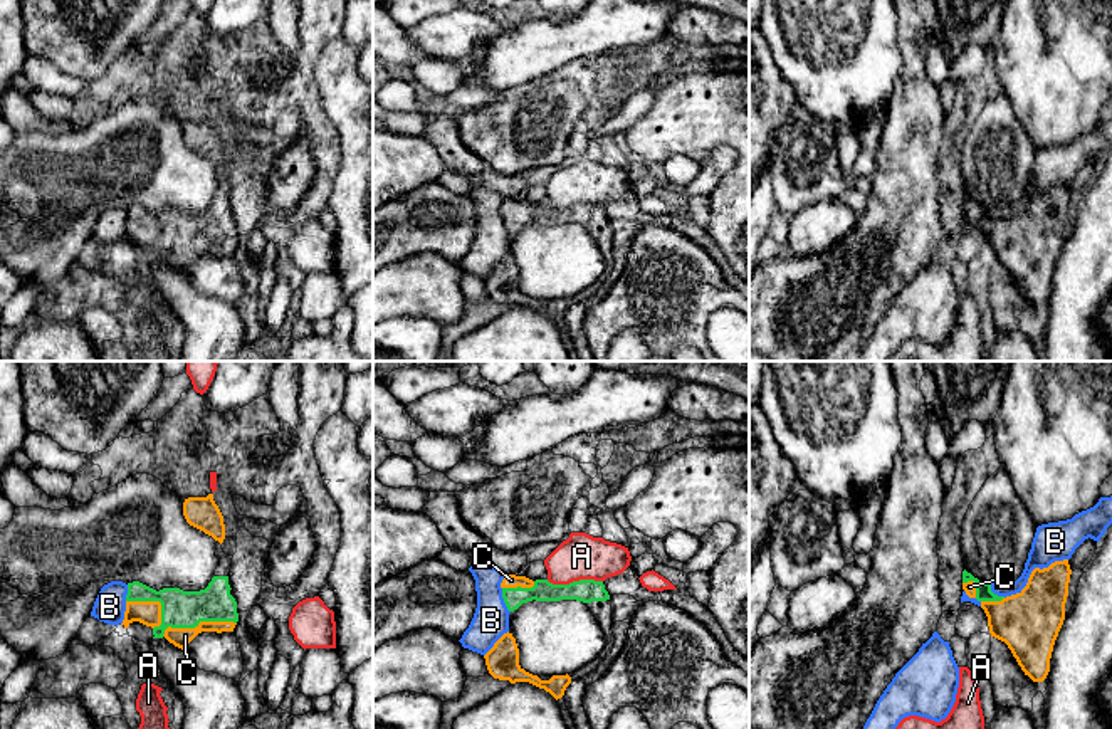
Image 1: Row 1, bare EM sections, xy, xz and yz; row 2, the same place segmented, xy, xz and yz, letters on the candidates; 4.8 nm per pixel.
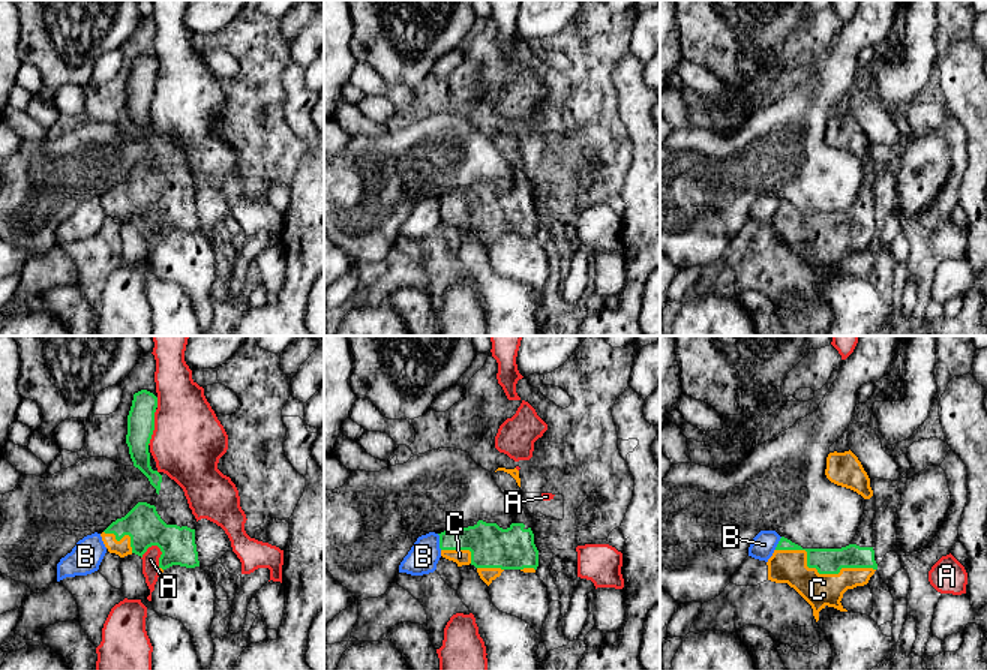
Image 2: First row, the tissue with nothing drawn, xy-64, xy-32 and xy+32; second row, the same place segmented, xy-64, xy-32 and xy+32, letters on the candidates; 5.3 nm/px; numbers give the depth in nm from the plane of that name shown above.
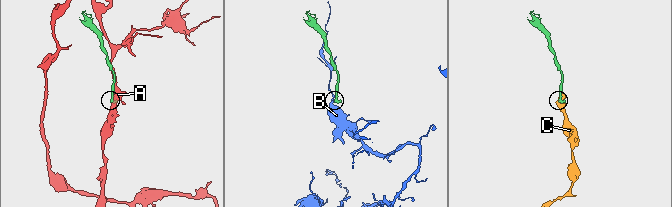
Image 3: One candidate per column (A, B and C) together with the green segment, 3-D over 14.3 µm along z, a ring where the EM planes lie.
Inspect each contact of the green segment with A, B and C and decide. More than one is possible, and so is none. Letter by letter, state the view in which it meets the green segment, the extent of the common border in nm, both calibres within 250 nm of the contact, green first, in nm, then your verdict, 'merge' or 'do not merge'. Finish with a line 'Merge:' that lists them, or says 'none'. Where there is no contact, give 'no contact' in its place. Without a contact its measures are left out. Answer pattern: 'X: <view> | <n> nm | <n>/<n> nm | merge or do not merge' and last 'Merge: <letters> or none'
A: xz | 280 nm | 110/220 nm | do not merge
B: xz | 130 nm | 100/180 nm | do not merge
C: xy | 360 nm | 180/100 nm | merge
Merge: C

